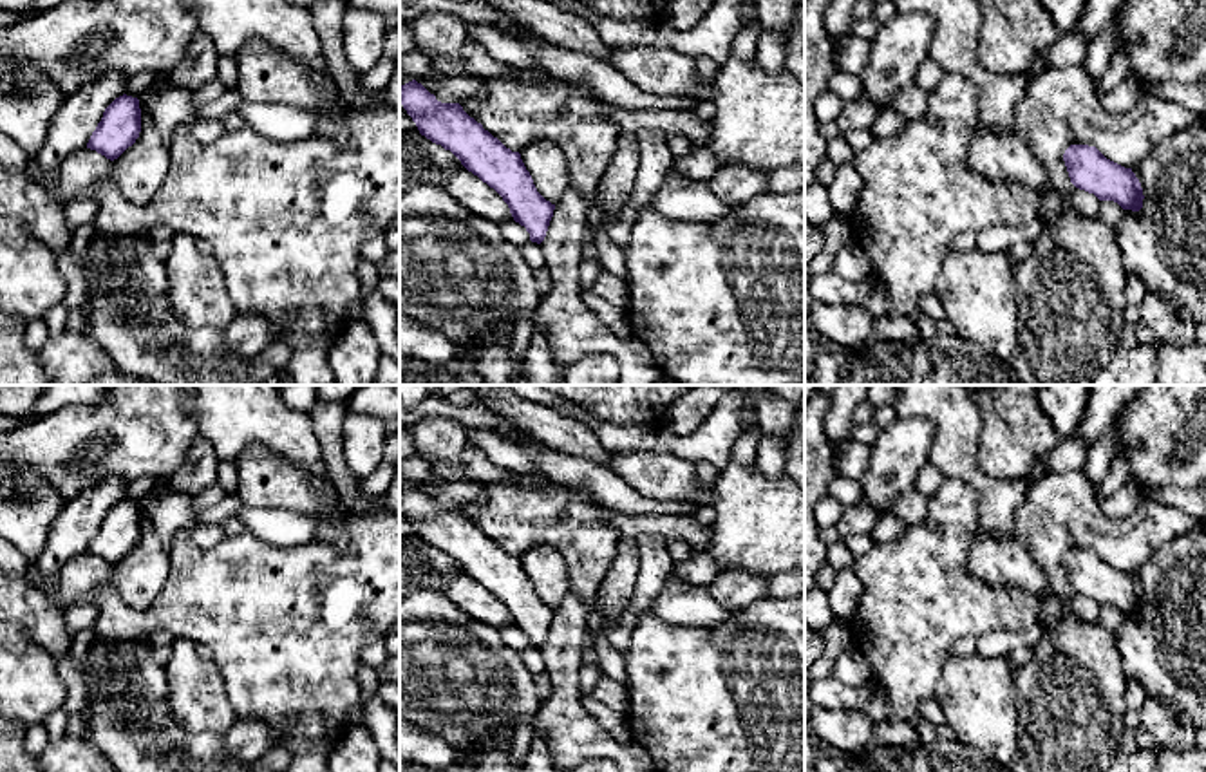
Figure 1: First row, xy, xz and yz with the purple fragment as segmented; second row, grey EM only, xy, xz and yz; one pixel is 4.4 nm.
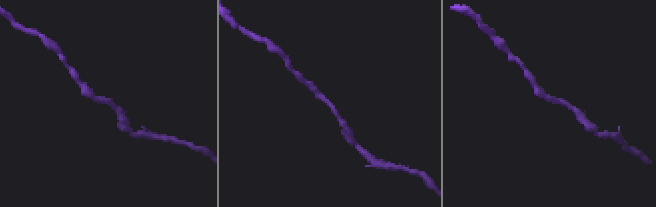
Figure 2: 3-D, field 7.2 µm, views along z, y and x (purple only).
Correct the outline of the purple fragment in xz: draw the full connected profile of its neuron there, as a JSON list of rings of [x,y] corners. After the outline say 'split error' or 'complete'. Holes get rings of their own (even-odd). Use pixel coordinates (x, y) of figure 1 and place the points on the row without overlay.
[[[416,485],[400,492],[400,508],[421,541],[450,555],[468,577],[503,602],[532,647],[544,645],[555,609],[537,597],[519,557],[506,553],[459,508],[438,506]]] | complete

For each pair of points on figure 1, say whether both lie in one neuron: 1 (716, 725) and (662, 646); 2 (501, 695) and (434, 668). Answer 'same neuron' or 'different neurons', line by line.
1: same neuron
2: same neuron

